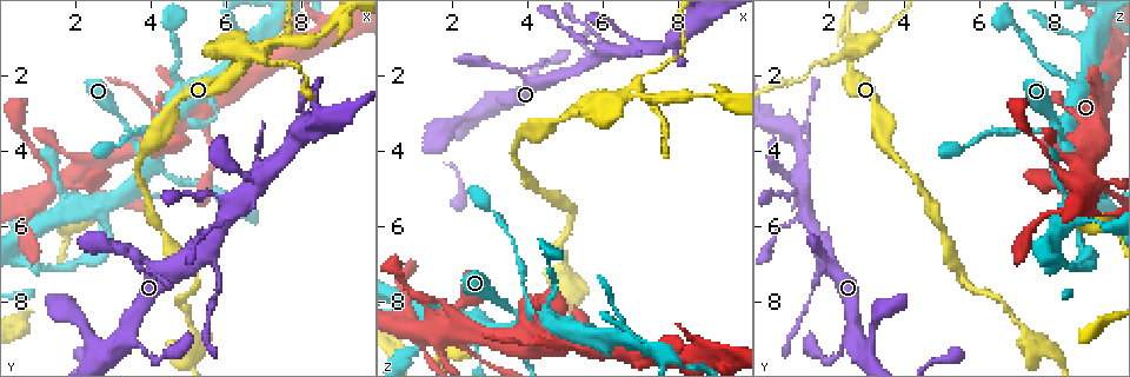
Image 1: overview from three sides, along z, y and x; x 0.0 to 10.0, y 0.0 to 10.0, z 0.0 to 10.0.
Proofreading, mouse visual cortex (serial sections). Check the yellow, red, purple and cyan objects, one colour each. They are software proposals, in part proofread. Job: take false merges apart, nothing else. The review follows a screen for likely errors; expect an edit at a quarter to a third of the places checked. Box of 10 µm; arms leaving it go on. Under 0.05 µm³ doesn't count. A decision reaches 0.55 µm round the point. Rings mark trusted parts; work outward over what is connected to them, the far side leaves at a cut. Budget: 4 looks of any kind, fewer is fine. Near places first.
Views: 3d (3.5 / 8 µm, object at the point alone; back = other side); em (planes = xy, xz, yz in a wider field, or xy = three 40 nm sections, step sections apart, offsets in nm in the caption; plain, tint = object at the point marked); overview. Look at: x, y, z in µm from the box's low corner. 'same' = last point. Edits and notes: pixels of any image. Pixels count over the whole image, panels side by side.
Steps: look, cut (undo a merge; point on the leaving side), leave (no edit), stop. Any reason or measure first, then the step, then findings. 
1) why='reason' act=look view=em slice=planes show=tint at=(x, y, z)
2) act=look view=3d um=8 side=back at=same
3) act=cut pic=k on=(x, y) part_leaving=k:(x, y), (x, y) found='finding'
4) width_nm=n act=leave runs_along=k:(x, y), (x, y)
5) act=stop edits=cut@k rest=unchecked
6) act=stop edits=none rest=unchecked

why='looks like a crossing' act=look view=3d um=3.5 at=(6.40, 1.50, 2.65)

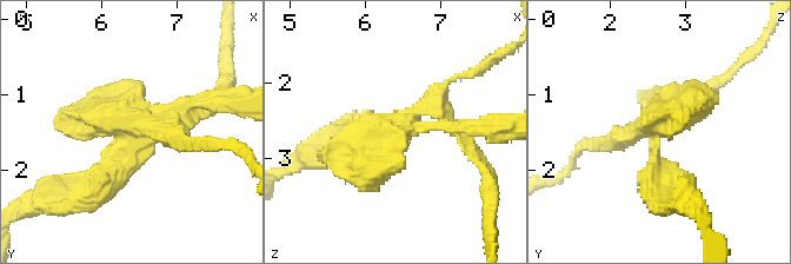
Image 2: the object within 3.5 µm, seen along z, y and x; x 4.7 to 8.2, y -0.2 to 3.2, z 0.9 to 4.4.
why='need the tissue' act=look view=em slice=xy step=1 show=tint at=(6.40, 1.45, 2.60)

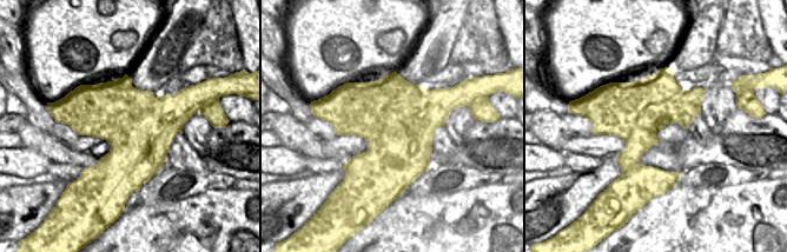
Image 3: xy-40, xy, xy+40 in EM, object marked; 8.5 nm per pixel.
act=cut pic=2 on=(180, 129) found='two cells meet here'

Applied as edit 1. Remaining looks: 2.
why='redraw' act=look view=overview

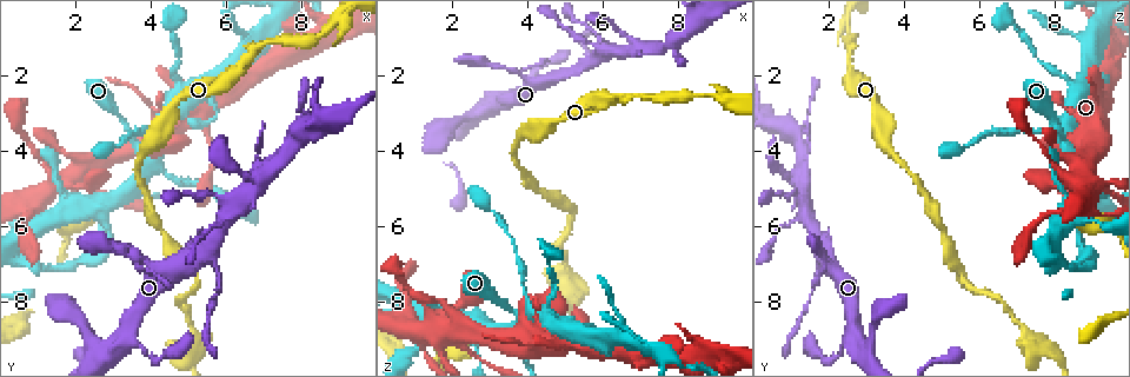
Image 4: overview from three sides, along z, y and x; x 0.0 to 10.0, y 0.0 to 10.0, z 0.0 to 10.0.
why='small branch off a trunk' act=look view=3d um=3.5 at=(1.75, 4.85, 8.55)

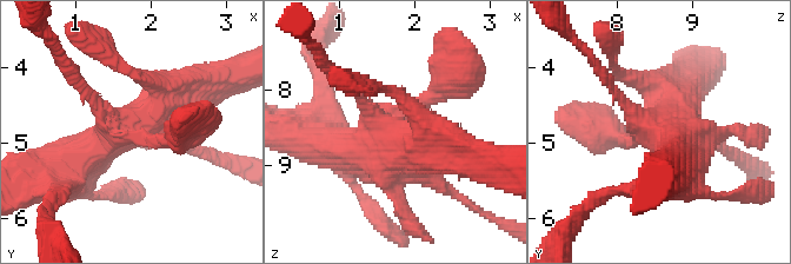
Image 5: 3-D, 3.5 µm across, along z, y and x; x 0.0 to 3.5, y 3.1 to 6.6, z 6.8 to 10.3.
act=leave runs_along=5:(204, 86), (70, 162) found='all the same cell'

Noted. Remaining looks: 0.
act=stop edits=cut@2 rest=unchecked

